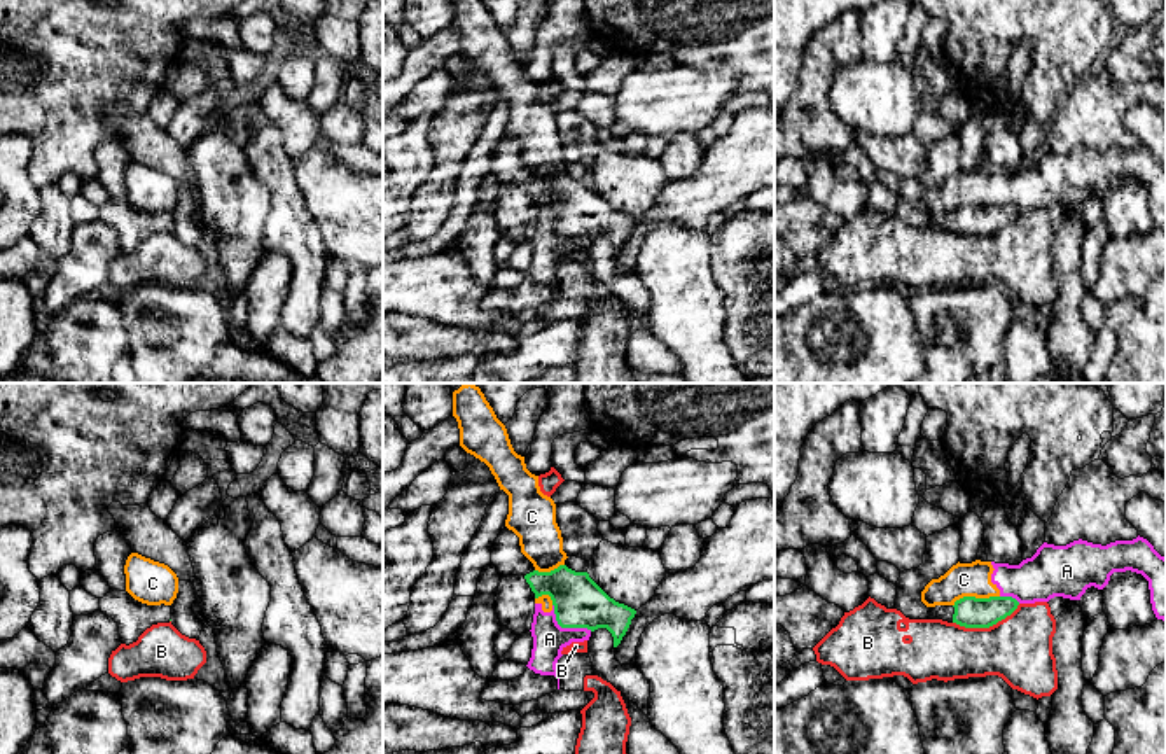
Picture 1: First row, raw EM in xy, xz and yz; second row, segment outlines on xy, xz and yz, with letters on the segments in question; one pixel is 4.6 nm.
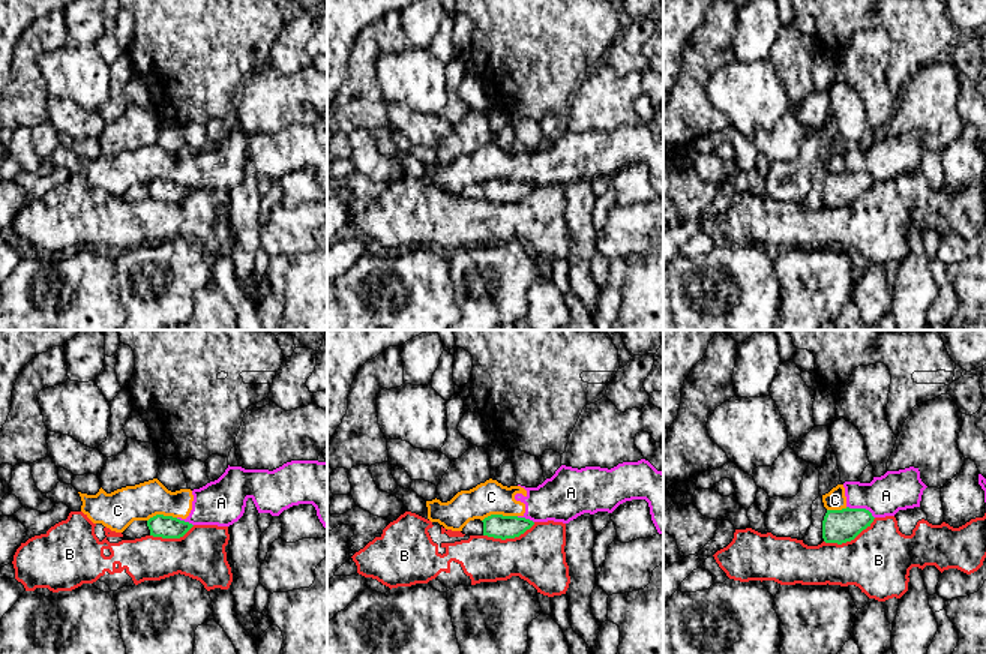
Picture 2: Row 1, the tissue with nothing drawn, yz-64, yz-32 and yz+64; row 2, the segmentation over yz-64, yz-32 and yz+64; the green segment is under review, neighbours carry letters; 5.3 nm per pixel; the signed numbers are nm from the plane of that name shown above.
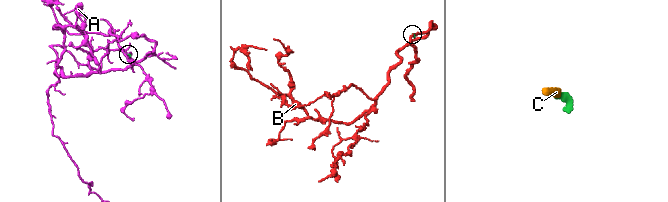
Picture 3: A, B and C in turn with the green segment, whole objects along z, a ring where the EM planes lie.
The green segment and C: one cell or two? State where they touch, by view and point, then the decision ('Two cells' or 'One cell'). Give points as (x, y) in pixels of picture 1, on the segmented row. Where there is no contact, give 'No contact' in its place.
Touches green at yz (974, 597). Two cells

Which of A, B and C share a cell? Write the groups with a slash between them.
A C / B

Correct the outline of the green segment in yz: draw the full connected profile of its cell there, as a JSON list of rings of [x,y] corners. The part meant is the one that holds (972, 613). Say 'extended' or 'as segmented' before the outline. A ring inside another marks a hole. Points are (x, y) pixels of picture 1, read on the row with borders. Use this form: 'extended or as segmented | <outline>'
extended | [[[963,597],[953,605],[942,605],[937,612],[937,619],[965,628],[989,628],[1010,616],[1017,605],[1019,602],[1012,597]]]

